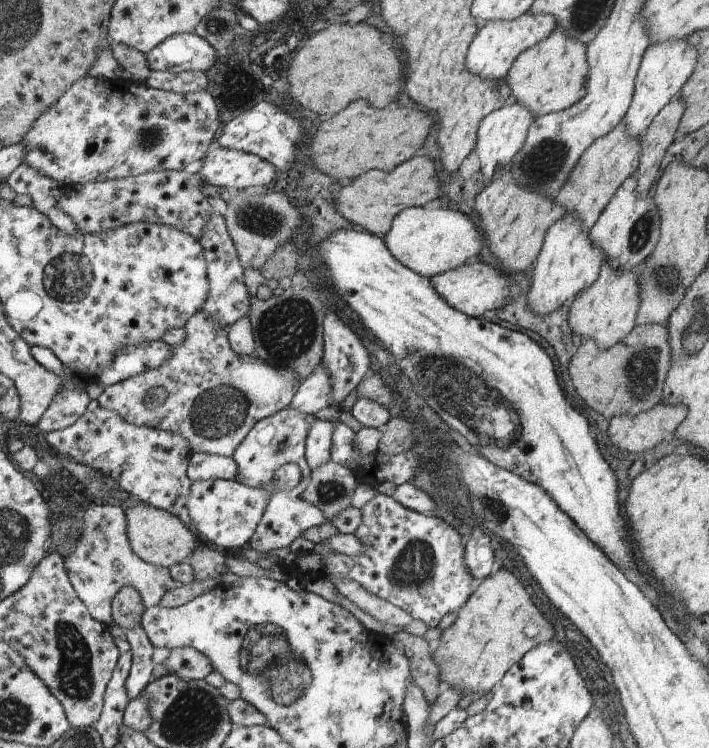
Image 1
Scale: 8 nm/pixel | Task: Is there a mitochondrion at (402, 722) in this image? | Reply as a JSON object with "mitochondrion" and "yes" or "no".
{"mitochondrion":"no"}

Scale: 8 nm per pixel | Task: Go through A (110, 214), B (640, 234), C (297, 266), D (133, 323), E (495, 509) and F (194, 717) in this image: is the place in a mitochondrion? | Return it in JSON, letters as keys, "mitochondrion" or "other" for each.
{"A":"mitochondrion","B":"mitochondrion","C":"other","D":"other","E":"mitochondrion","F":"mitochondrion"}

